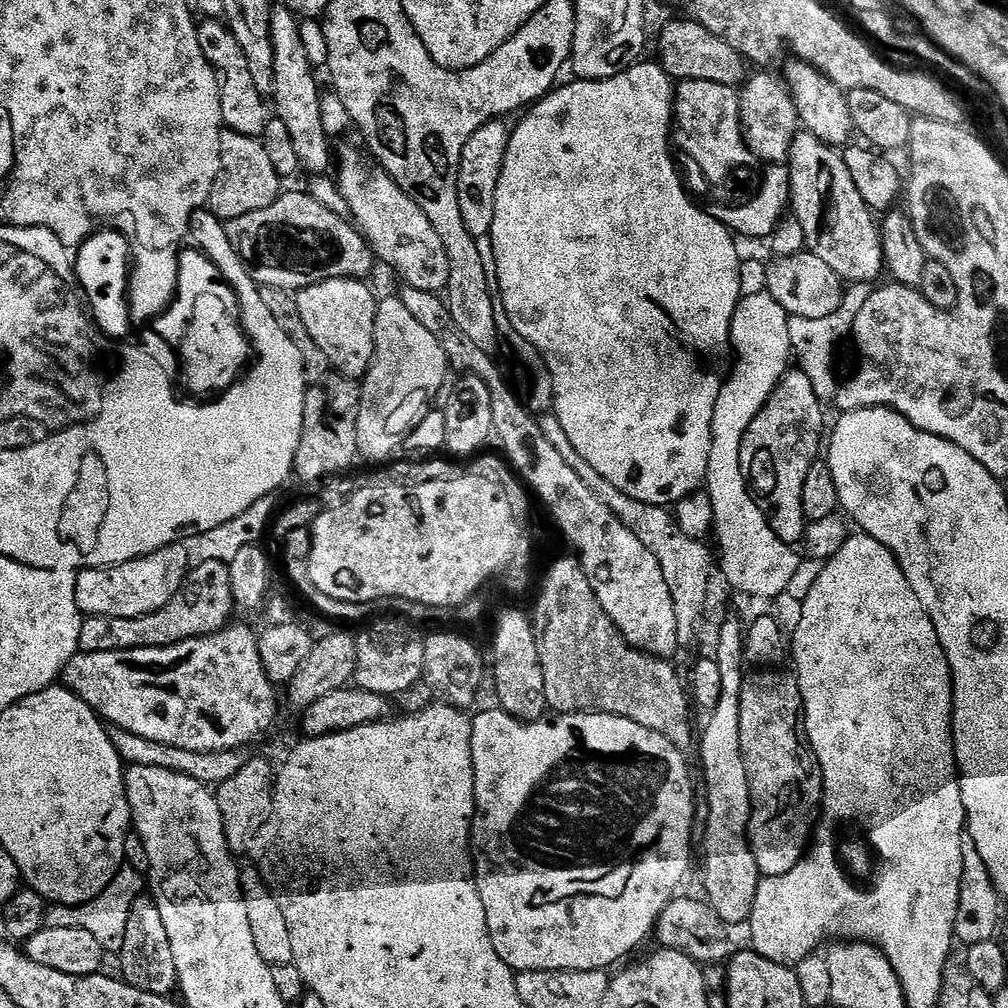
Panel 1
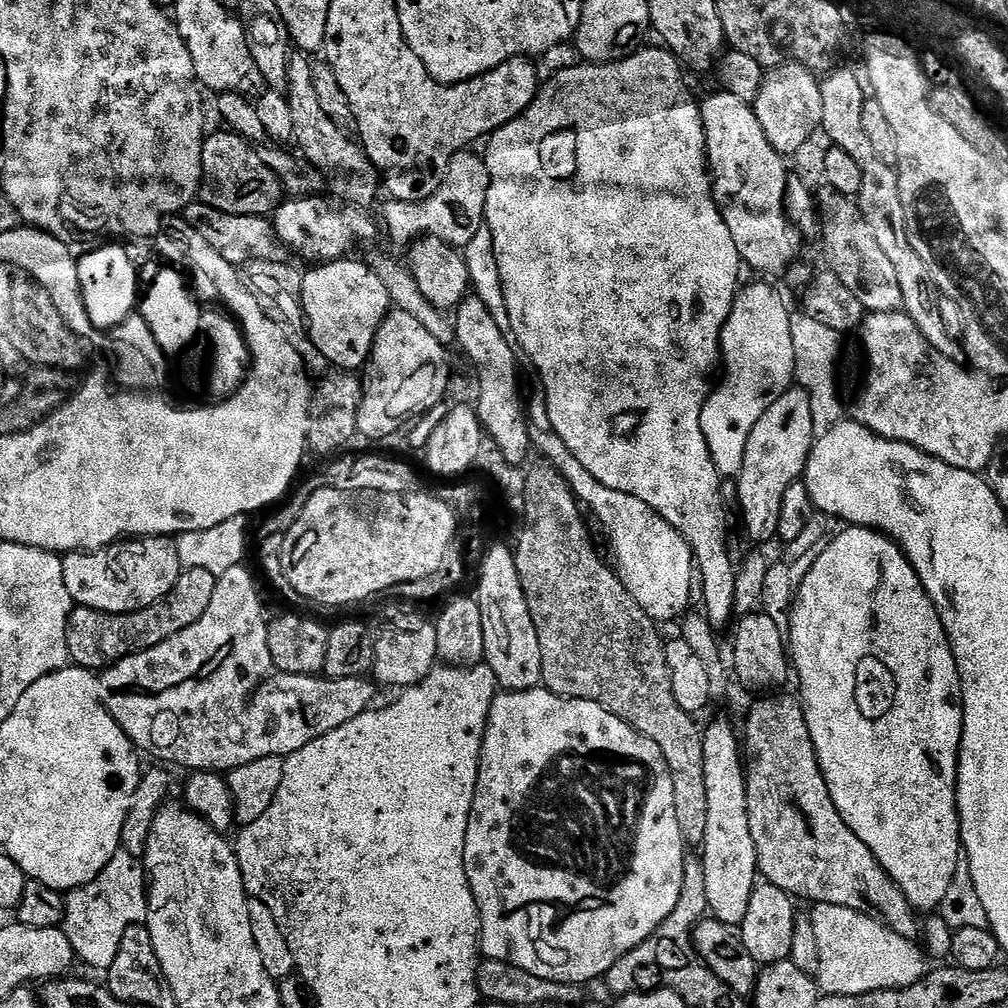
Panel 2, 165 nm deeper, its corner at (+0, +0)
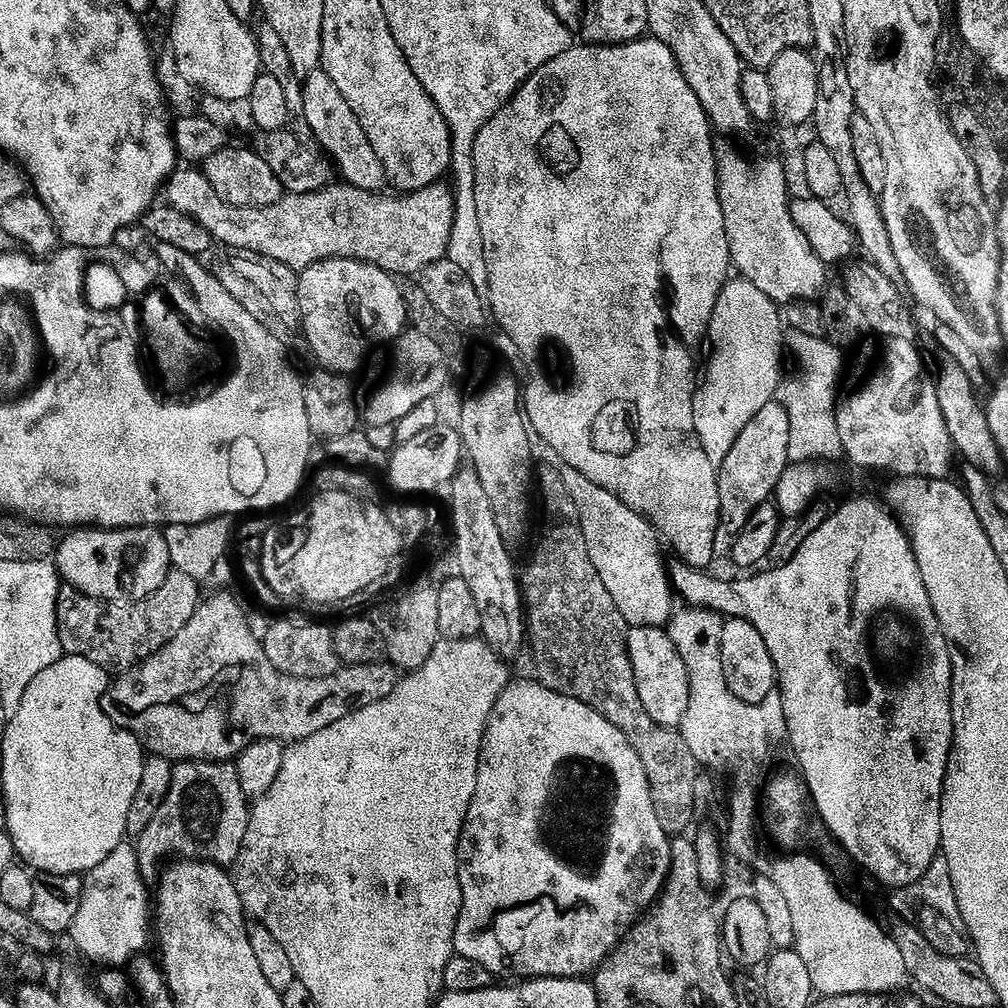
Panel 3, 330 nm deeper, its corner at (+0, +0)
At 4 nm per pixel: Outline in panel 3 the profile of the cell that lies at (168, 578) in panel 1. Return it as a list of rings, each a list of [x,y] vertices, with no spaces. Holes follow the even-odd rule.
[[[84,526],[72,530],[59,541],[54,555],[56,571],[67,587],[76,588],[95,600],[123,604],[144,600],[166,582],[172,568],[163,531],[155,527],[105,530],[99,526]]]

